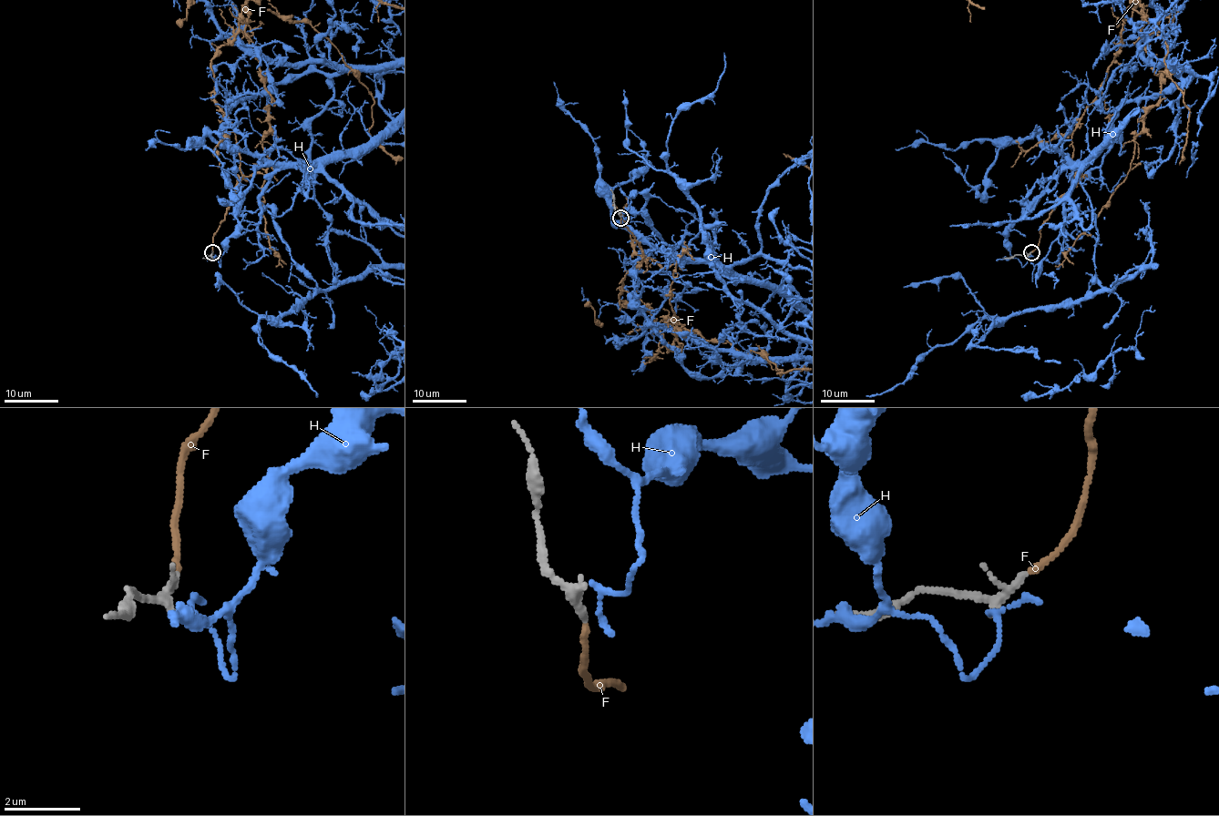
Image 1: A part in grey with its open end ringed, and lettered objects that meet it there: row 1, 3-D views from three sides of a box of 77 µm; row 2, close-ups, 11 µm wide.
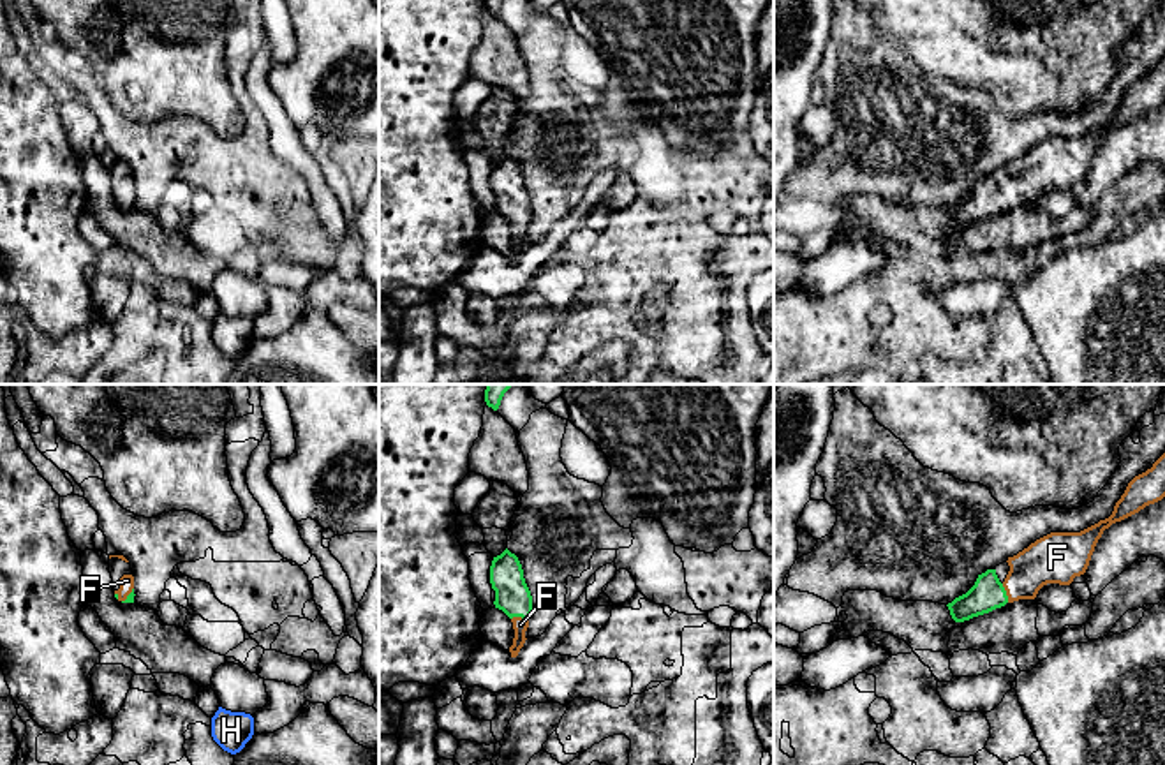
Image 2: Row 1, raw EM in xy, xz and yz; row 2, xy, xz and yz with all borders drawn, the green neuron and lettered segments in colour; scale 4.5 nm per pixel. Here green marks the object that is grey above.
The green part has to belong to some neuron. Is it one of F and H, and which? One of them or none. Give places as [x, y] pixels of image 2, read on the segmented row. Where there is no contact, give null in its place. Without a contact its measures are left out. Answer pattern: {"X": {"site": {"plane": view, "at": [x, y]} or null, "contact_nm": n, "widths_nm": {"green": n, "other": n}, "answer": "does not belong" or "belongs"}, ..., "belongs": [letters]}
{"F": {"site": {"plane": "yz", "at": [1005, 593]}, "contact_nm": 90, "widths_nm": {"green": 150, "other": 200}, "answer": "belongs"}, "H": {"site": null, "answer": "does not belong"}, "belongs": ["F"]}

